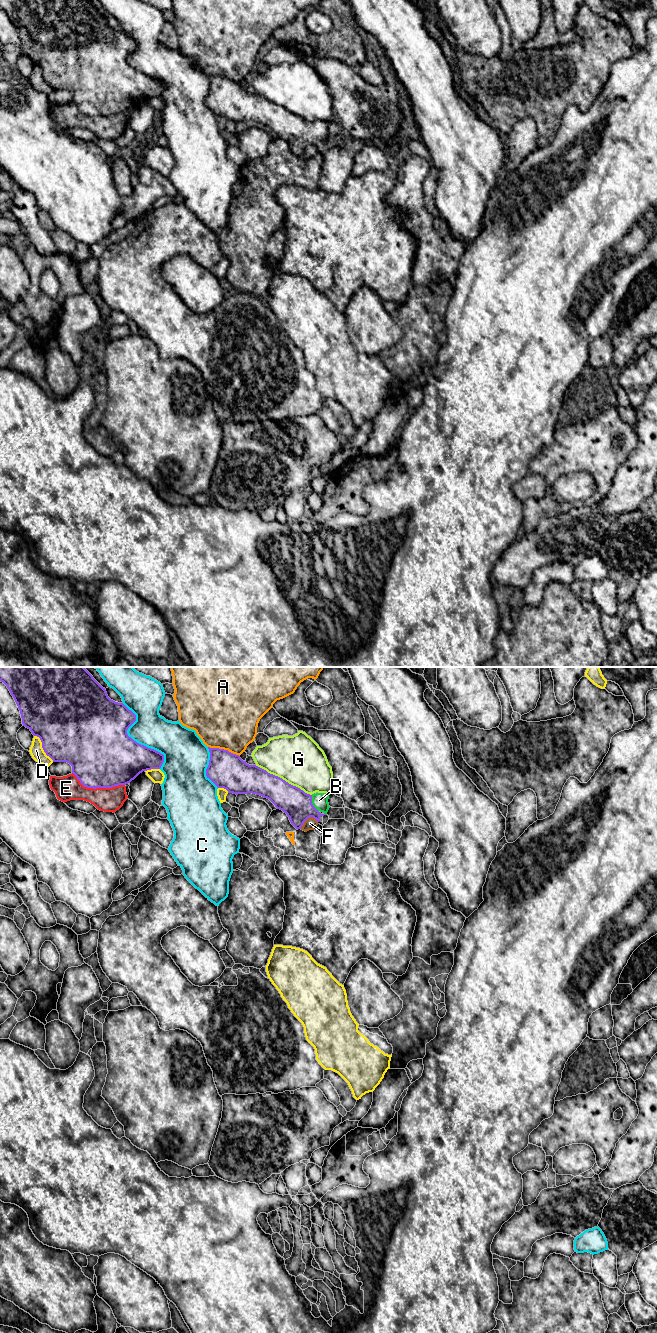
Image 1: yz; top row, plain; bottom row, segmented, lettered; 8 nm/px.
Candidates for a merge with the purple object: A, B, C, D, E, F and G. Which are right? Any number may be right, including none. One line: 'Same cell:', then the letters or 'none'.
Same cell: B

